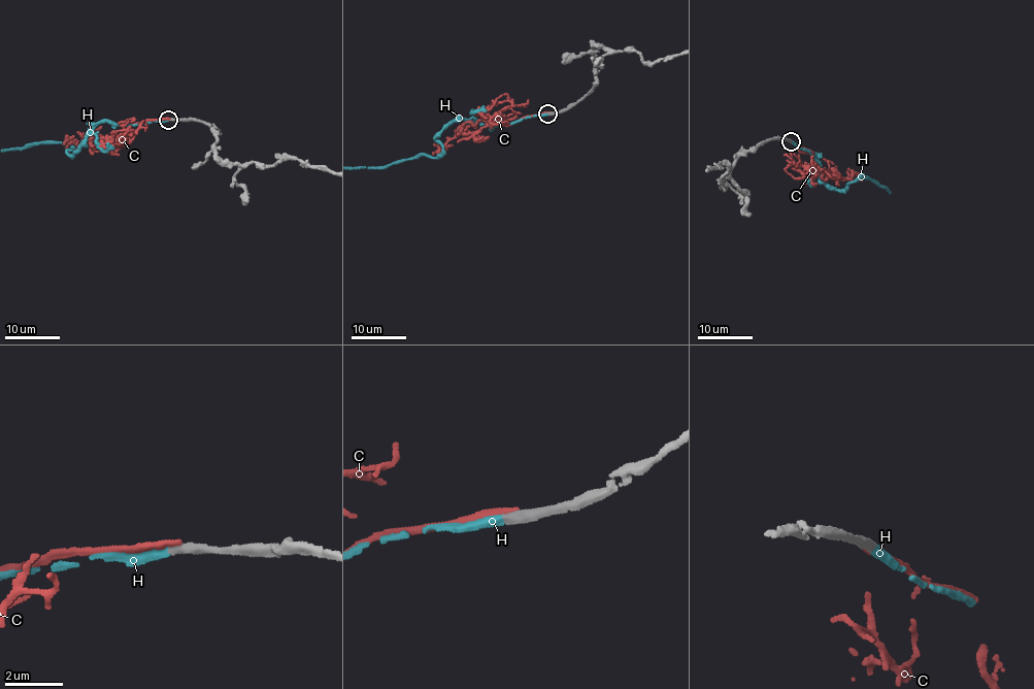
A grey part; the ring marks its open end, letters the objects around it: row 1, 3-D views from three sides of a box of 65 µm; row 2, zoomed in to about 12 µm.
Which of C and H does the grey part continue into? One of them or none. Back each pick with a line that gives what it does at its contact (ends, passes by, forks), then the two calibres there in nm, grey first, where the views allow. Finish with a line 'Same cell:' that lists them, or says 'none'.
H: it ends; calibres 360 and 360 nm
Same cell: H

